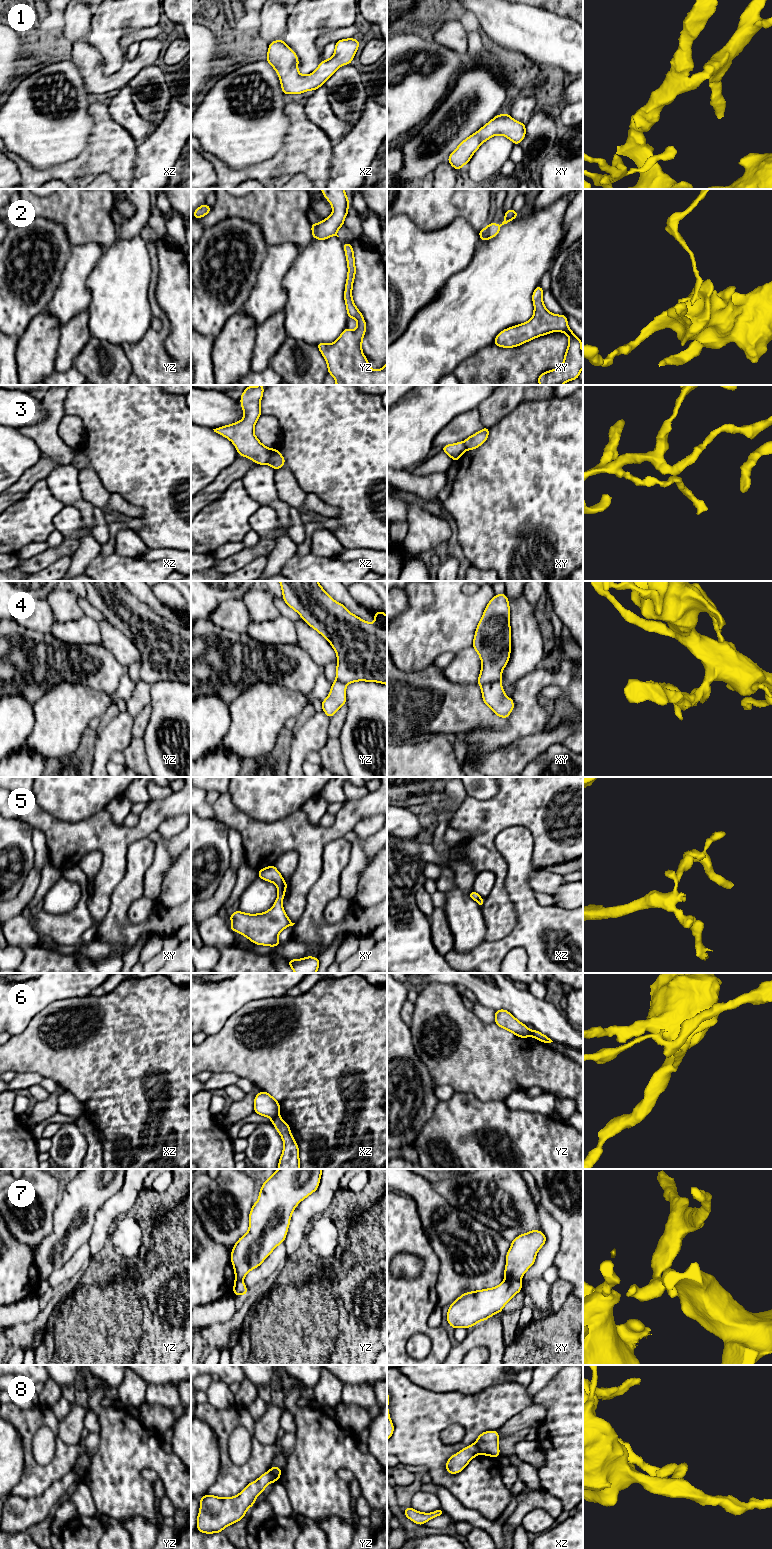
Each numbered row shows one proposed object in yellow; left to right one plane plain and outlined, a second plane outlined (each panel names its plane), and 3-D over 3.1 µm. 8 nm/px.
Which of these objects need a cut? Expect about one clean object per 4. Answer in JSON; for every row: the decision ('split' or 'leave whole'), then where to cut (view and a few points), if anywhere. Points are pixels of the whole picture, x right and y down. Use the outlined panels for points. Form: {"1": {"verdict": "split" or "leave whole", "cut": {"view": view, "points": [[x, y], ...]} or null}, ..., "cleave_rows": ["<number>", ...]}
{"1": {"verdict": "leave whole", "cut": null}, "2": {"verdict": "split", "cut": {"view": "yz", "points": [[318, 224], [314, 237]]}}, "3": {"verdict": "split", "cut": {"view": "xz", "points": [[272, 449], [266, 463]]}}, "4": {"verdict": "split", "cut": {"view": "xy", "points": [[500, 681], [487, 682], [481, 686]]}}, "5": {"verdict": "split", "cut": {"view": "xy", "points": [[283, 881], [284, 889]]}}, "6": {"verdict": "split", "cut": {"view": "xz", "points": [[278, 1115], [272, 1119]]}}, "7": {"verdict": "split", "cut": {"view": "xy", "points": [[506, 1278], [519, 1279]]}}, "8": {"verdict": "split", "cut": {"view": "xz", "points": [[474, 1443], [480, 1453]]}}, "cleave_rows": ["2", "3", "4", "5", "6", "7", "8"]}

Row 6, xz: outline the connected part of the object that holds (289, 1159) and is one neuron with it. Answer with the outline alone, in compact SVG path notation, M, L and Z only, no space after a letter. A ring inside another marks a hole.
M280 1116L274 1117L271 1123L281 1135L284 1143L278 1169L300 1169L299 1149L290 1132L290 1126Z

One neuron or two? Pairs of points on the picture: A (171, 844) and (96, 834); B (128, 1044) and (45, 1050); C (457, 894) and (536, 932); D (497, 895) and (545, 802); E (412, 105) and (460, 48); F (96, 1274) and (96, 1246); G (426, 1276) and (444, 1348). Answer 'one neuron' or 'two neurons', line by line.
A: two neurons
B: one neuron
C: two neurons
D: one neuron
E: two neurons
F: two neurons
G: one neuron

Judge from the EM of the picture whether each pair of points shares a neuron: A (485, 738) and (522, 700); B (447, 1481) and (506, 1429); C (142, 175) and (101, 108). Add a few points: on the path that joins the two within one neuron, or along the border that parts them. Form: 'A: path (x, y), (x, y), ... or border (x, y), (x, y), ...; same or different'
A: path (498, 738), (522, 713); same
B: border (515, 1415), (511, 1416), (497, 1430); different
C: border (139, 144), (136, 150), (135, 171), (131, 178); different

